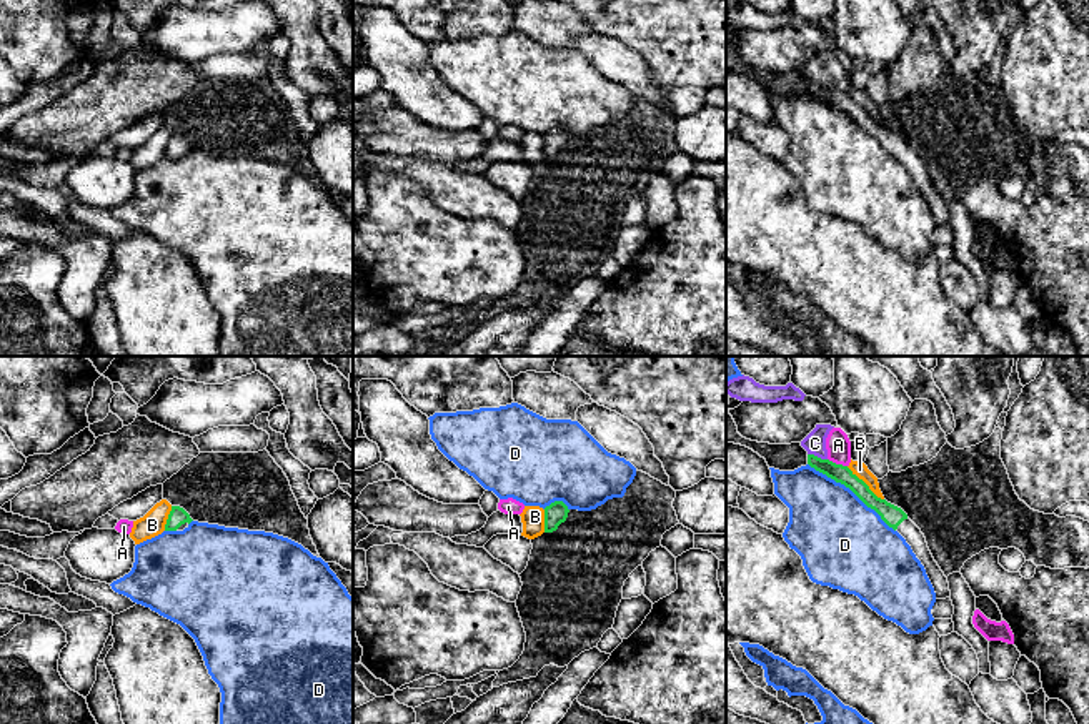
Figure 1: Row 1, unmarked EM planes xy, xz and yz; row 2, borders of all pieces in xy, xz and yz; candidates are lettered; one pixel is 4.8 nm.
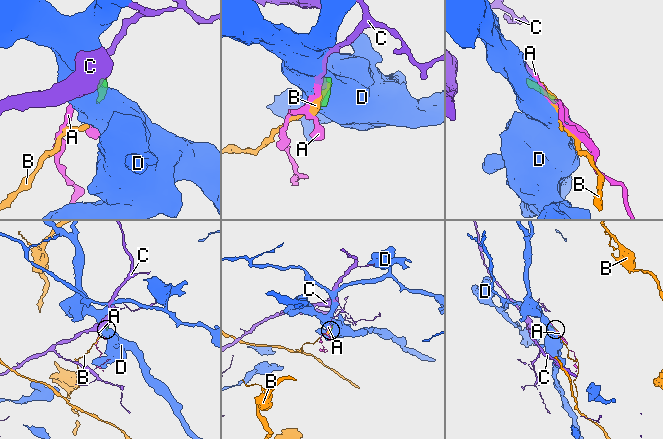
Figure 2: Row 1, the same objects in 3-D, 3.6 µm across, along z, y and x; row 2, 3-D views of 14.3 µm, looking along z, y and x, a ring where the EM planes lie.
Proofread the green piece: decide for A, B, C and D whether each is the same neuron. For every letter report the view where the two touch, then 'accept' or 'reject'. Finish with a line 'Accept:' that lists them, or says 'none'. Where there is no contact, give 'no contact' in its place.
A: contact in yz; reject
B: contact in yz; reject
C: contact in yz; reject
D: contact in yz; reject
Accept: none

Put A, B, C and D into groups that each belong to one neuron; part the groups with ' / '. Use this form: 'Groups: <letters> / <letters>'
Groups: A C / B / D

